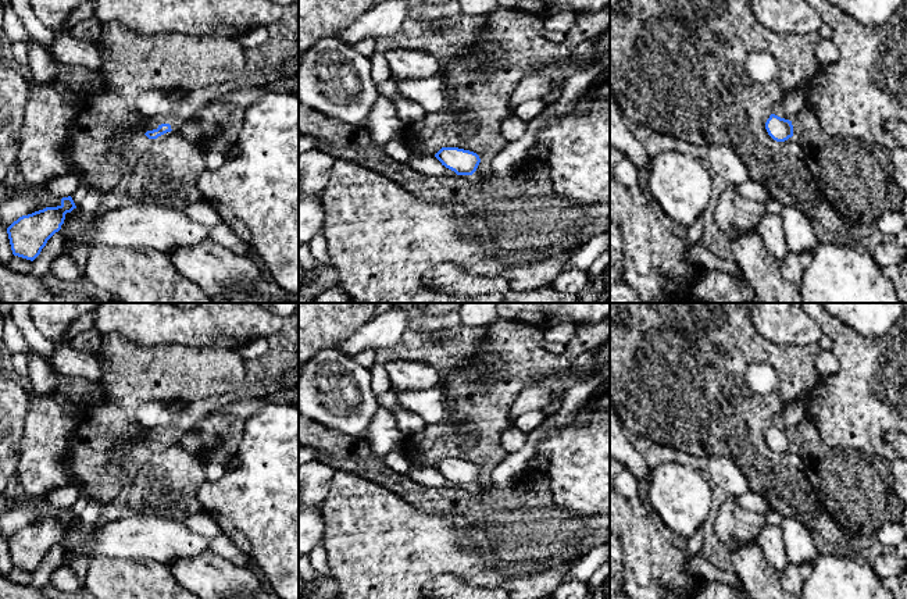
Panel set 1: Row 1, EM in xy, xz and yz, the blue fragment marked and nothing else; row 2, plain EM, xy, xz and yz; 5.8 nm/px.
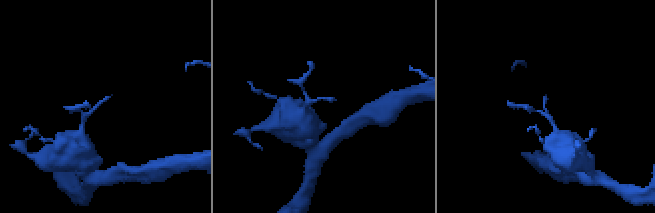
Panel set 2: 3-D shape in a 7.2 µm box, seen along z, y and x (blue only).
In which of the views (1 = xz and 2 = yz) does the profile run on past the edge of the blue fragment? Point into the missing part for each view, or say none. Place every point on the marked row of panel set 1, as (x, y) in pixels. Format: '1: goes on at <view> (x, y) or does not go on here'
1: does not go on here
2: does not go on here

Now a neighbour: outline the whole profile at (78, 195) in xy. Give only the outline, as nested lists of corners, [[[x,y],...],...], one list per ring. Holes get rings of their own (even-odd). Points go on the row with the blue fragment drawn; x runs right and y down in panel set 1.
[[[79,177],[79,185],[78,188],[71,193],[71,197],[75,203],[76,207],[79,207],[79,204],[82,203],[82,200],[85,199],[85,196],[89,193],[89,190],[92,189],[93,183],[89,182],[86,178]]]

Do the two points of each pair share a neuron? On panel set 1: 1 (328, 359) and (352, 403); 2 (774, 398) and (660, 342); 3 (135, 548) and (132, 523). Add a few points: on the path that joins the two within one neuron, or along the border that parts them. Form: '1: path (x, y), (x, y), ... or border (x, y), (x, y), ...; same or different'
1: path (329, 370), (329, 381), (340, 392); same
2: path (746, 402), (714, 396), (688, 370); same
3: path (135, 542), (132, 528); same

